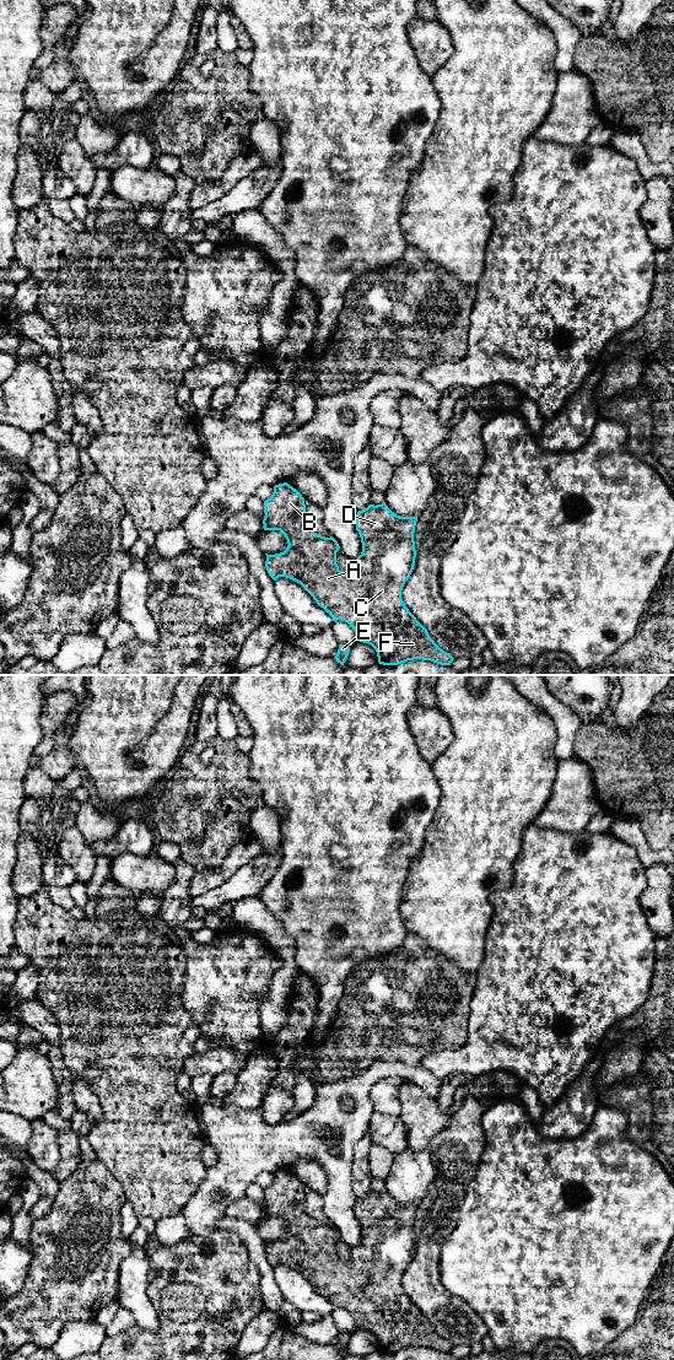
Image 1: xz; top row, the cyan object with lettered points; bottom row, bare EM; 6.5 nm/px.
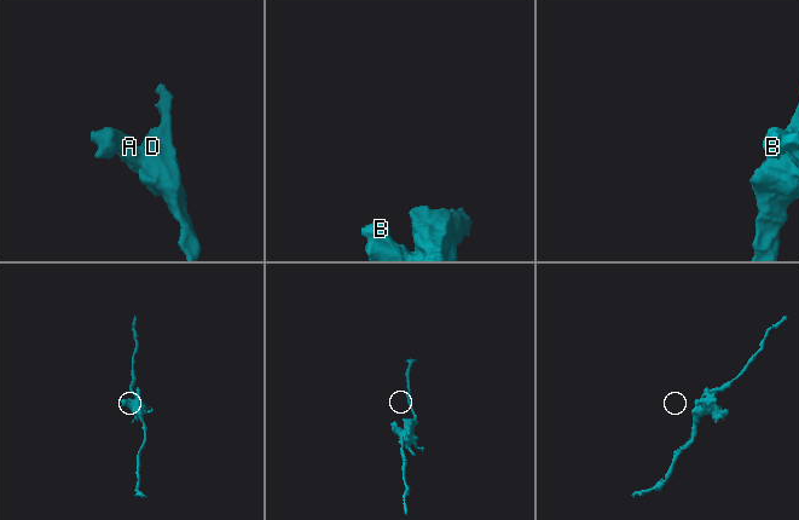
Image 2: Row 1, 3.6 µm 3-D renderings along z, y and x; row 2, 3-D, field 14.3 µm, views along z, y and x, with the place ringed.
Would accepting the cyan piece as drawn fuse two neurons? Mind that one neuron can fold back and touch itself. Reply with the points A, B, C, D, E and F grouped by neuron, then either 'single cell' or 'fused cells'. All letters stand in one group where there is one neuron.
A B C D E F; single cell

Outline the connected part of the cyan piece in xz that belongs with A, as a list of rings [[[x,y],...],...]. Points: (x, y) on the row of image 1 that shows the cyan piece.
[[[287,482],[275,485],[271,497],[264,501],[264,513],[264,530],[280,530],[289,544],[284,552],[265,554],[265,567],[274,581],[286,577],[300,583],[334,620],[347,622],[360,642],[376,649],[379,664],[398,665],[422,659],[451,665],[454,658],[435,643],[401,599],[403,587],[415,566],[414,533],[417,517],[397,516],[385,503],[370,504],[358,511],[356,530],[361,538],[362,552],[351,561],[349,573],[344,574],[336,563],[340,549],[338,541],[306,525],[304,498],[296,489]]]

